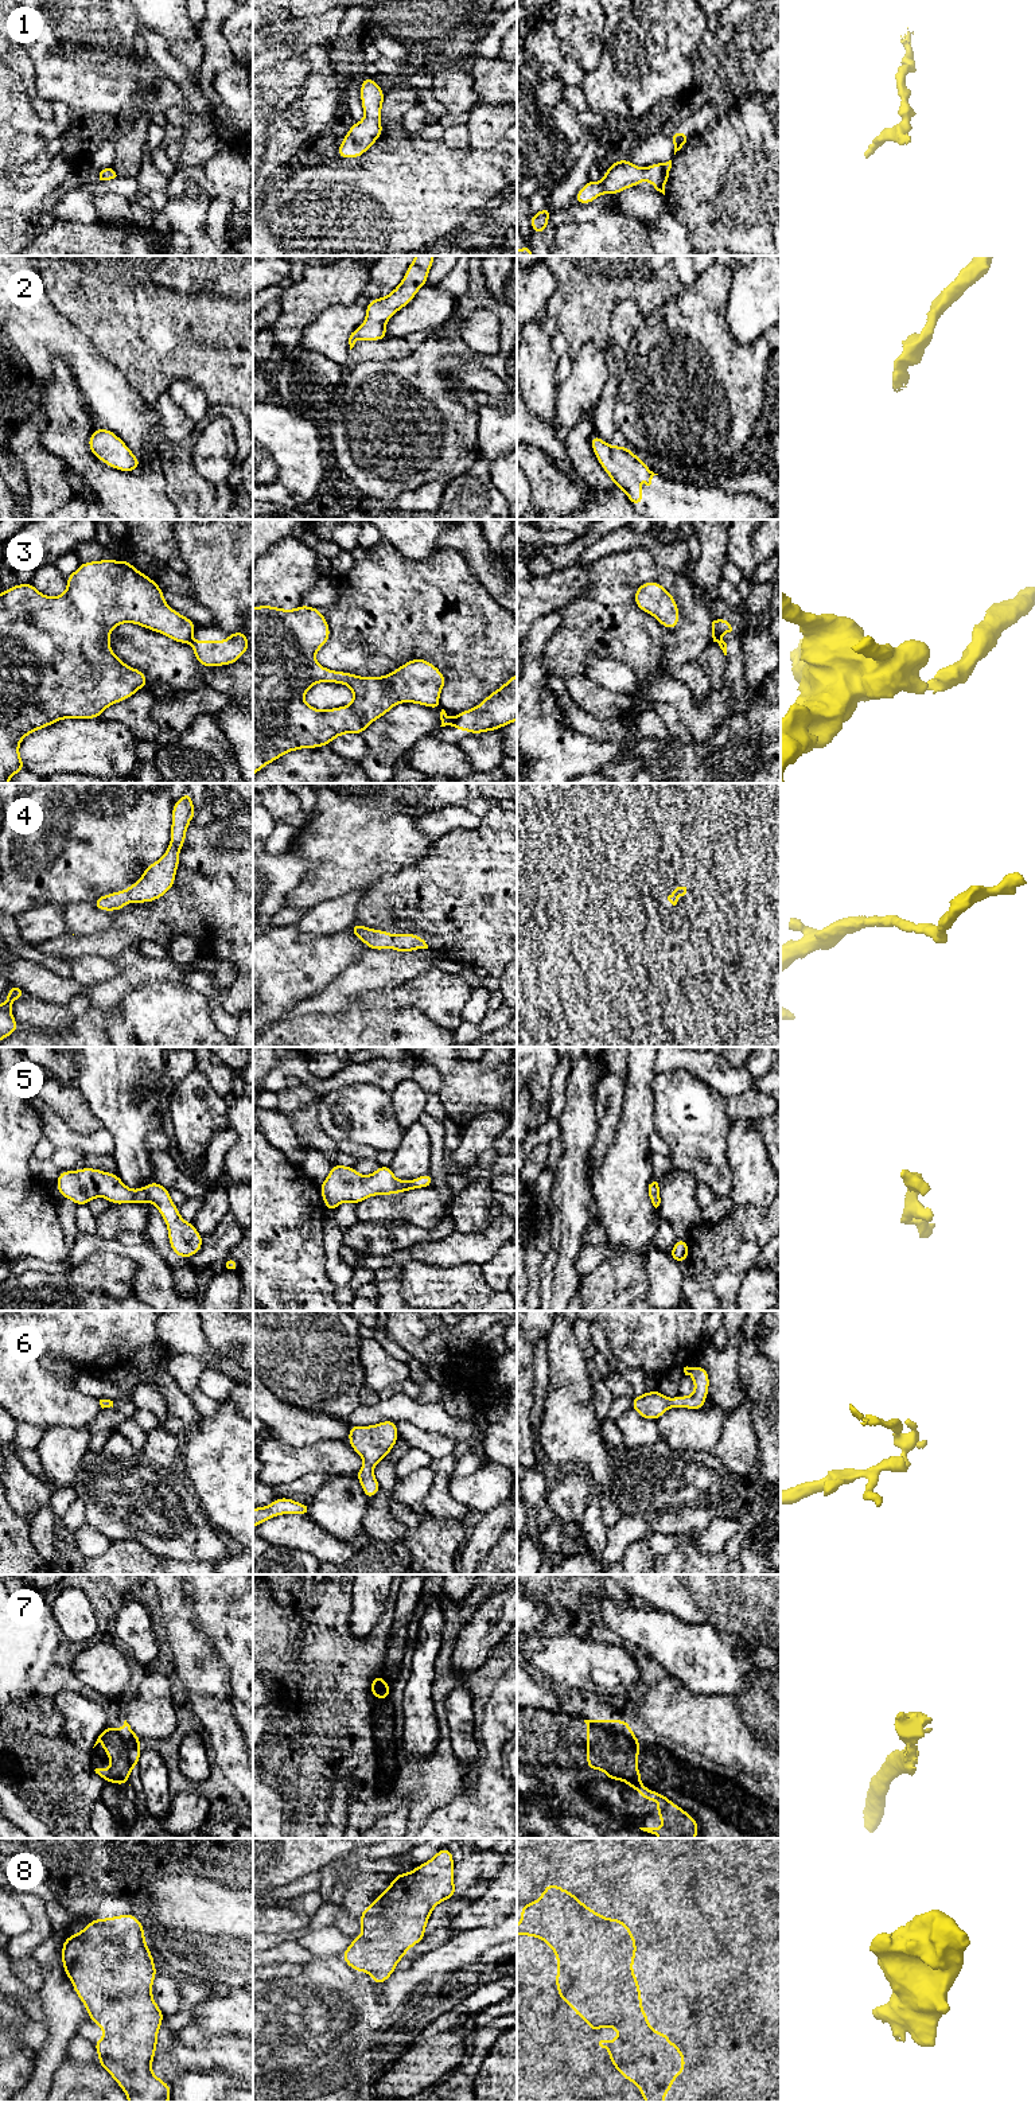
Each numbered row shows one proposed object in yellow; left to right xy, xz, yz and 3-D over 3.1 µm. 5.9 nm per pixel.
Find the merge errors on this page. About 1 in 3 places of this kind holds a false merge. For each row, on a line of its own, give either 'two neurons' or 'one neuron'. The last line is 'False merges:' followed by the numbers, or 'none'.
1: one neuron
2: one neuron
3: two neurons
4: one neuron
5: one neuron
6: one neuron
7: two neurons
8: one neuron
False merges: 3, 7

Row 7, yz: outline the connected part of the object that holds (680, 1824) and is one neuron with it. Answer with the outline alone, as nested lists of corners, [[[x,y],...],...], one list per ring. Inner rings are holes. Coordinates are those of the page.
[[[626,1783],[630,1788],[637,1790],[642,1799],[653,1803],[659,1801],[659,1809],[654,1810],[654,1814],[666,1825],[664,1827],[639,1827],[641,1830],[658,1838],[694,1838],[700,1833],[697,1821],[688,1811],[670,1802],[664,1792],[649,1790],[645,1784]]]

